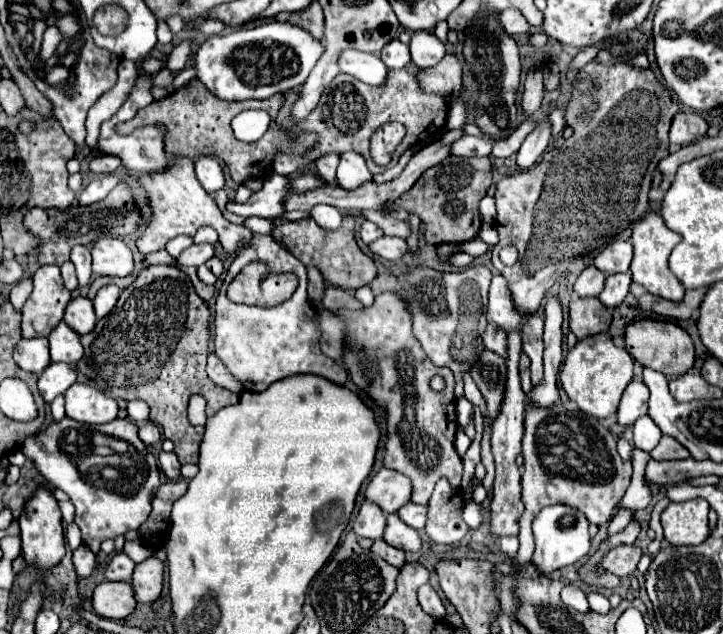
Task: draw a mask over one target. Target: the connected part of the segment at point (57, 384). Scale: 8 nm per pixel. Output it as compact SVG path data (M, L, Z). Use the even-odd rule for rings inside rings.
M50 364L38 380L38 390L42 398L50 404L56 396L64 394L76 382L76 370L70 364Z

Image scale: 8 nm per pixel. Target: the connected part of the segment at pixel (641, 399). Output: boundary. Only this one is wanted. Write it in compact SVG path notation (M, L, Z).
M634 378L622 394L622 400L620 400L620 406L618 406L618 412L616 412L618 424L628 428L638 418L646 416L646 412L648 412L648 388L642 380Z

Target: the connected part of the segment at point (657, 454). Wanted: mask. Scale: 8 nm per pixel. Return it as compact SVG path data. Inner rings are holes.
M662 436L662 440L658 442L658 446L650 452L652 458L658 458L658 460L676 460L676 458L690 458L690 452L682 446L678 446L678 442L674 438L668 438L668 436Z

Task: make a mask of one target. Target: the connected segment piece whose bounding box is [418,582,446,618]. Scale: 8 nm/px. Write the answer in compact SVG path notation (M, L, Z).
M430 582L424 586L424 590L418 592L418 600L420 600L420 606L422 606L428 614L432 614L432 616L436 616L436 618L444 618L444 616L446 616L444 604L442 604L438 592L430 586Z

